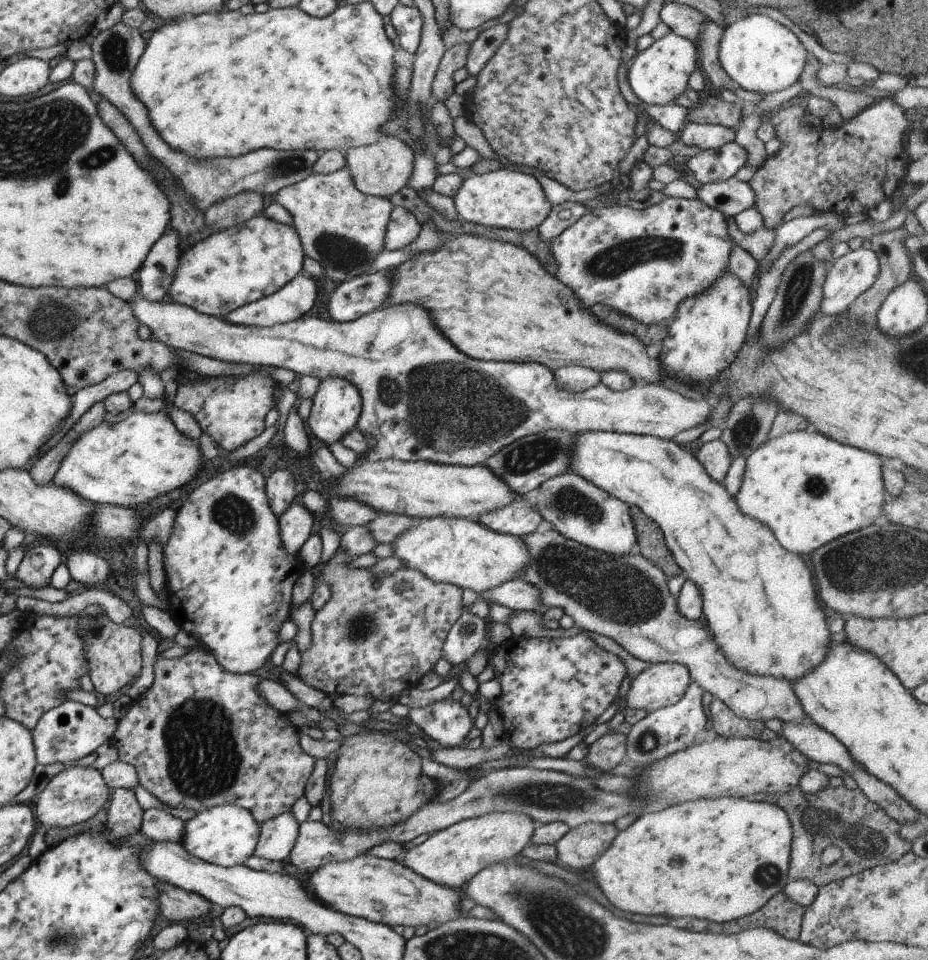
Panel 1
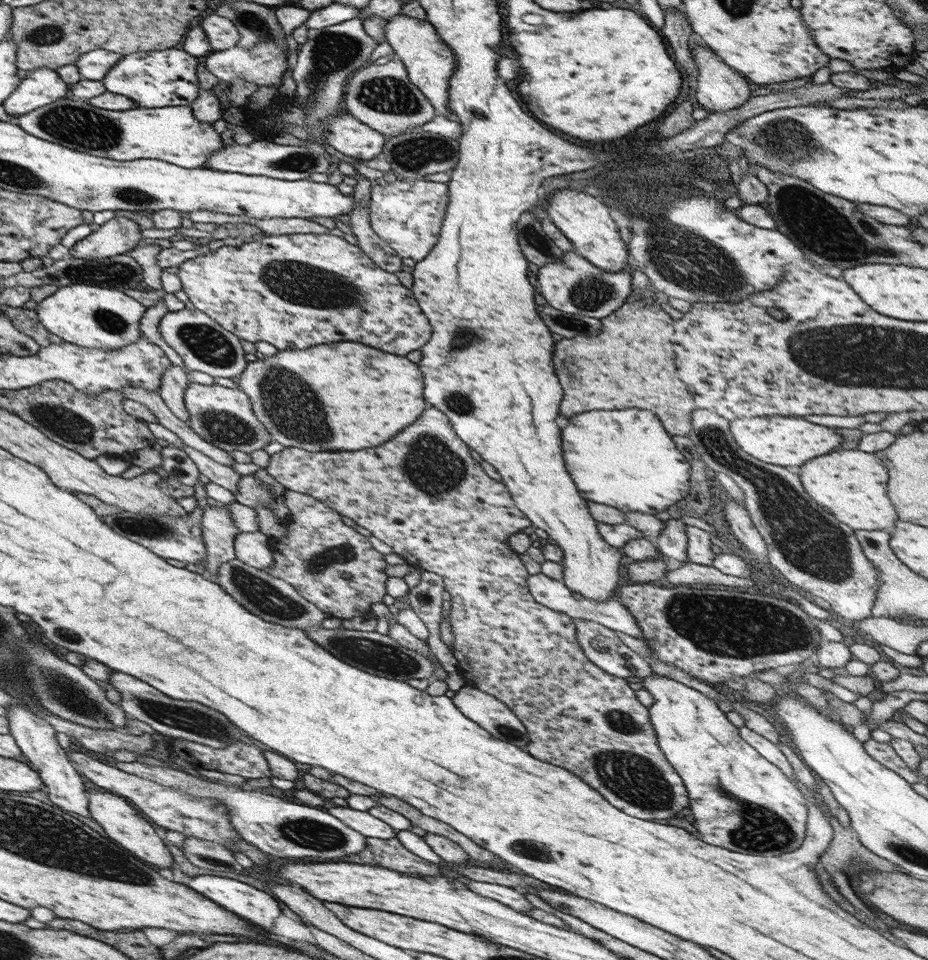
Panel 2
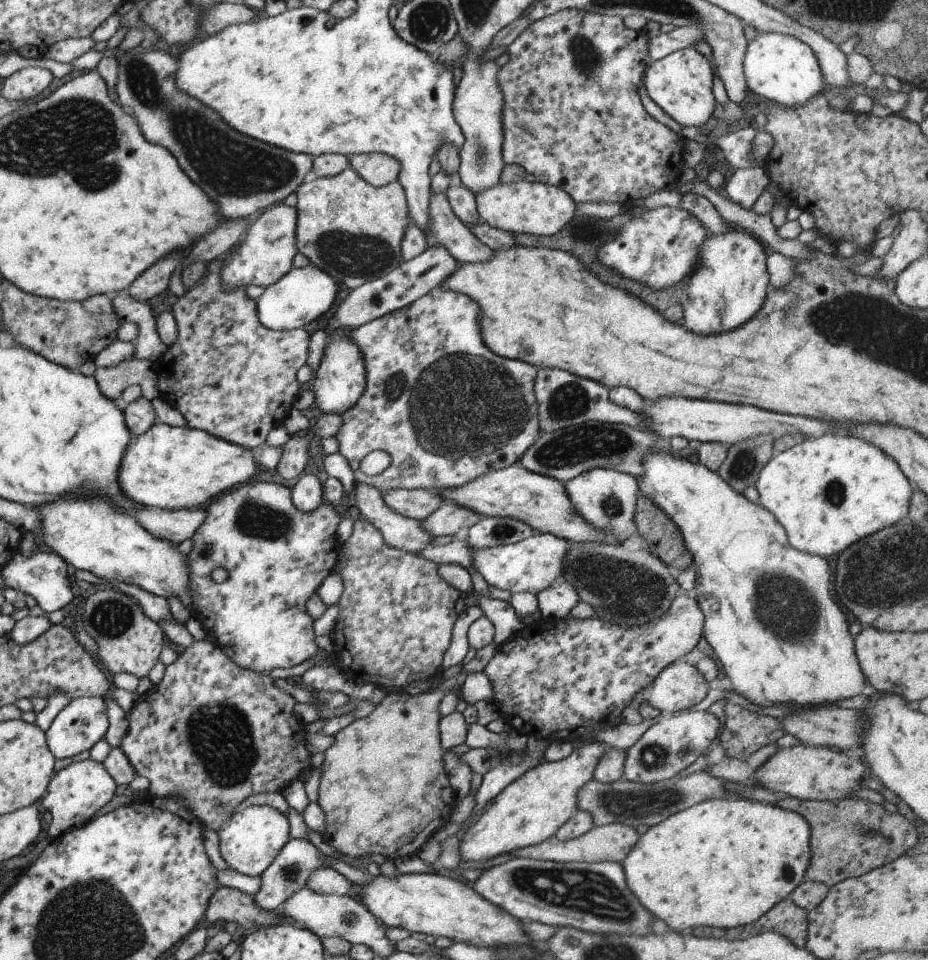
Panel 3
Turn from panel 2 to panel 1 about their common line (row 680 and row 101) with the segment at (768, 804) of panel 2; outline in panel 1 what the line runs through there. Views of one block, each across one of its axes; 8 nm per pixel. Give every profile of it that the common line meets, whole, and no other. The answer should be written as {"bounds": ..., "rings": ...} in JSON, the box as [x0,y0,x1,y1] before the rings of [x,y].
{"bounds":[627,32,698,104],"rings":[[[673,32],[654,40],[651,46],[635,53],[635,60],[627,72],[627,82],[635,96],[645,104],[675,104],[677,96],[688,88],[689,74],[696,68],[698,54],[695,44]]]}

